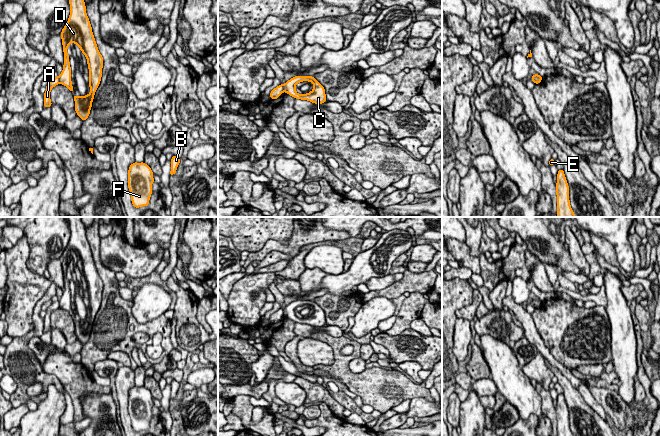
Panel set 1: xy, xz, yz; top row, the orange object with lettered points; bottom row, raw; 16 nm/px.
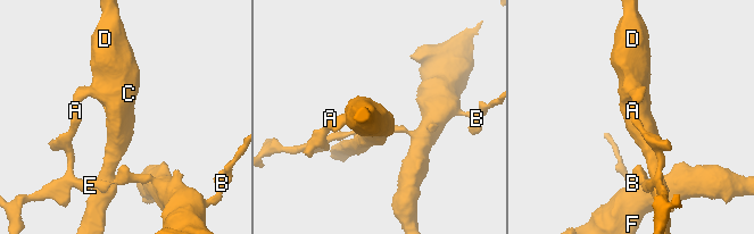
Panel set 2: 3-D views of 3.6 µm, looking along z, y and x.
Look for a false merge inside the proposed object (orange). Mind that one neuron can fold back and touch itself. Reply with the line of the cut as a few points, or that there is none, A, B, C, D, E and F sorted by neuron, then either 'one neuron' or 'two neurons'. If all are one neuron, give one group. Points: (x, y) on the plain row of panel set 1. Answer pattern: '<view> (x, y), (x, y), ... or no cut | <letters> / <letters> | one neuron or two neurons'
xy (58, 300), (60, 306) | A B E F / C D | two neurons

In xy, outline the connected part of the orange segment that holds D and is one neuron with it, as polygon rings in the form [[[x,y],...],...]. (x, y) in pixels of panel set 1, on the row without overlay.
[[[67,217],[70,228],[69,243],[62,253],[61,263],[64,276],[63,295],[59,299],[60,308],[74,316],[71,305],[71,291],[67,272],[70,267],[76,267],[81,276],[86,280],[89,293],[90,317],[86,320],[74,319],[75,335],[82,345],[85,345],[92,331],[95,316],[100,308],[103,292],[103,281],[100,278],[89,242],[86,238],[85,226],[82,217]]]

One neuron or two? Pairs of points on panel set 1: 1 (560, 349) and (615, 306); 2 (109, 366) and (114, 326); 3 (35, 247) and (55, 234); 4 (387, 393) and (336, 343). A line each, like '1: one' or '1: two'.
1: two
2: two
3: one
4: one

